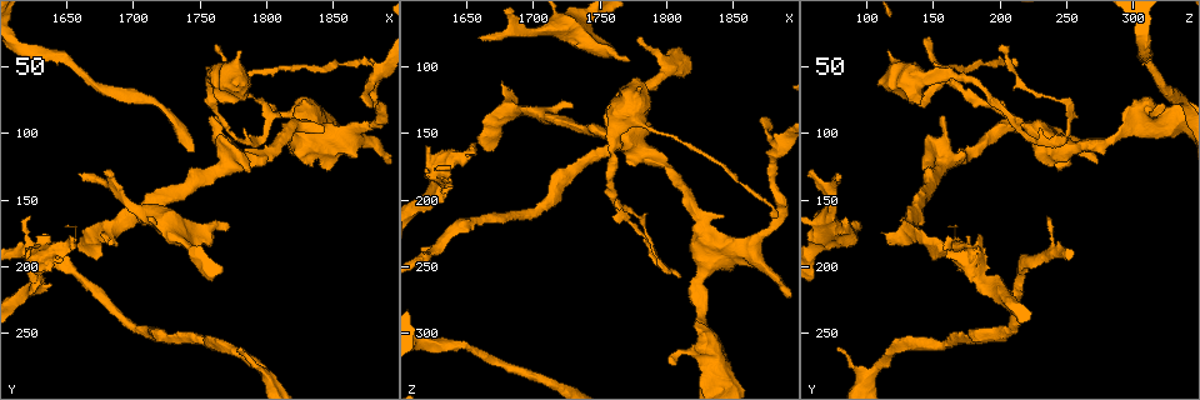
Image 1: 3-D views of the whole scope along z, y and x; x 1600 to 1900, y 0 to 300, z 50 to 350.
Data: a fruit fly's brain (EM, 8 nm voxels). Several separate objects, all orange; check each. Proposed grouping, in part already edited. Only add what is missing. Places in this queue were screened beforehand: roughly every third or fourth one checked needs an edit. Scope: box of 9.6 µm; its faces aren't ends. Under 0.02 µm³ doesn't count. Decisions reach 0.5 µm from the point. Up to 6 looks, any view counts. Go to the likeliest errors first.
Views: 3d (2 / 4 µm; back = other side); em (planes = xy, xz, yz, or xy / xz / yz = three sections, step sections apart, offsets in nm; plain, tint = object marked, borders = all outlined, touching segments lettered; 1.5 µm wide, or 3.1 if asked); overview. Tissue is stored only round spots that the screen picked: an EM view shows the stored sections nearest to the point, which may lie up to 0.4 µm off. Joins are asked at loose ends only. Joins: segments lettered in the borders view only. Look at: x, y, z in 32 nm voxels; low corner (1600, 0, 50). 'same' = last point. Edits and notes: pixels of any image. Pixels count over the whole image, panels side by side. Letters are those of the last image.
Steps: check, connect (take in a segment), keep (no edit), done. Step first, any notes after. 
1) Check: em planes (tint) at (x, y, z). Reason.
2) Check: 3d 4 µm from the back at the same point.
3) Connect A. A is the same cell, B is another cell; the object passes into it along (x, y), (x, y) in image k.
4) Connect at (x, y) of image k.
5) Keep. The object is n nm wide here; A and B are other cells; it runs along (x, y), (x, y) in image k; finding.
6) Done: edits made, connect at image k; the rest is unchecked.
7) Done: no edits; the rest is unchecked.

Check: em planes (borders) at (1772, 172, 98). Free end.

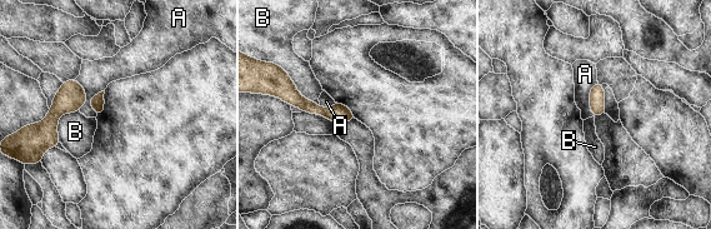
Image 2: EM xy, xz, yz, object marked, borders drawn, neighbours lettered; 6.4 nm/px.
Keep. A and B are other cells; it runs along (291, 99), (321, 111), (351, 117) in image 2; none of them fits.

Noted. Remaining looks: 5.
Check: em planes (borders) at (1780, 60, 110). Branch stops here.

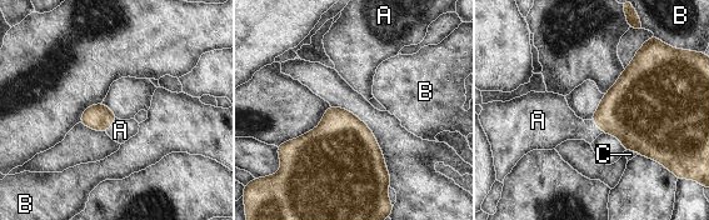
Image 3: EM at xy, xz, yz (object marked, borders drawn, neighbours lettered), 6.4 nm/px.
Connect A. The longest contact is with A, 120 nm; A is the same cell, B and C are other cells; the neuron continues.

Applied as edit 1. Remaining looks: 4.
Check: overview.

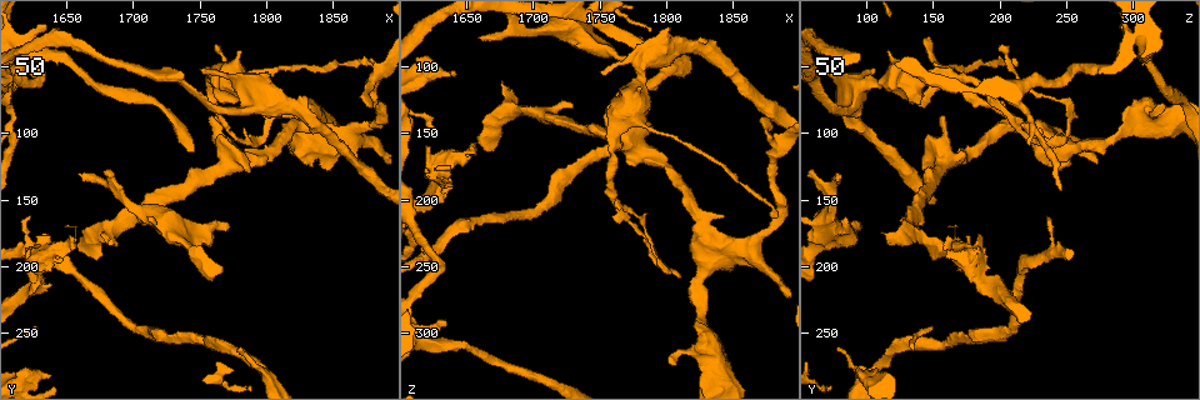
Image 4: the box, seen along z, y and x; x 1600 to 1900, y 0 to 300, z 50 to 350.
Check: em planes (plain) at (1812, 86, 258). Thin end.

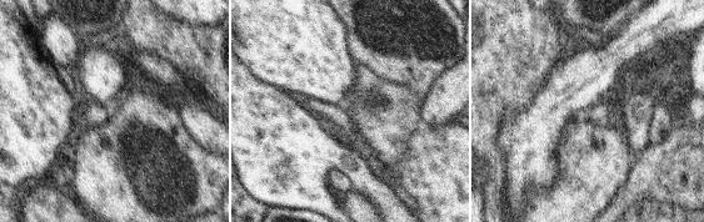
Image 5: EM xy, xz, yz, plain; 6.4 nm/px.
Check: em planes (borders) at the same point.

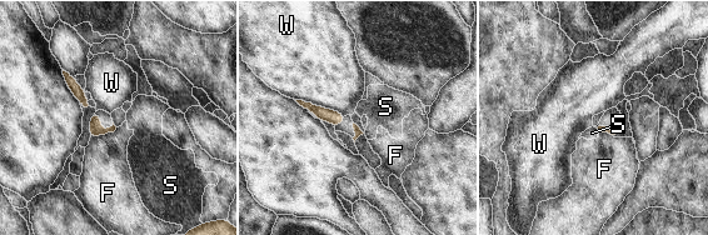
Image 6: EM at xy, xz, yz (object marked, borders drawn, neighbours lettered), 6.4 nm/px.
Keep. F, S and W are other cells; no lettered segment goes on from it.

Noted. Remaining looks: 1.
Done: edits made, connect at image 3; the rest is unchecked.

